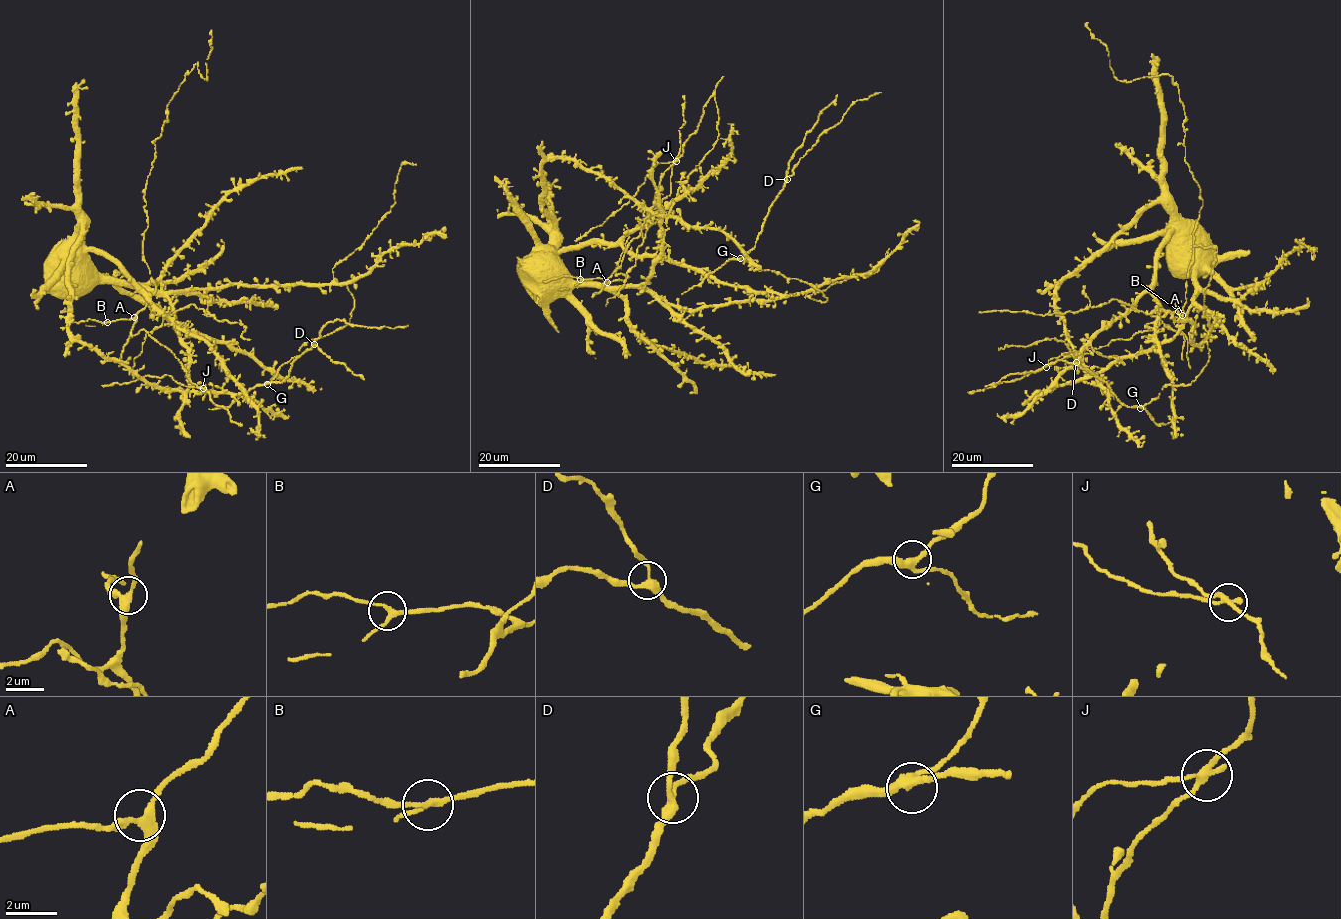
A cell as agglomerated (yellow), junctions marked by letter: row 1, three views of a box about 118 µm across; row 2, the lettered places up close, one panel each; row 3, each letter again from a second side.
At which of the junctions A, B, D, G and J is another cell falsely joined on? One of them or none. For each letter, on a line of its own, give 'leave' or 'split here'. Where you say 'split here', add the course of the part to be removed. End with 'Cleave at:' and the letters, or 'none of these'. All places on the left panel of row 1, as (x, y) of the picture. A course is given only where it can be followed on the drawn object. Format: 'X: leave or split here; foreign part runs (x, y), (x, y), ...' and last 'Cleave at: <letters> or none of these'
A: leave
B: leave
D: leave
G: leave
J: split here; foreign part runs (202, 388), (186, 386), (166, 374), (161, 377), (148, 375), (129, 382), (101, 385)
Cleave at: J

